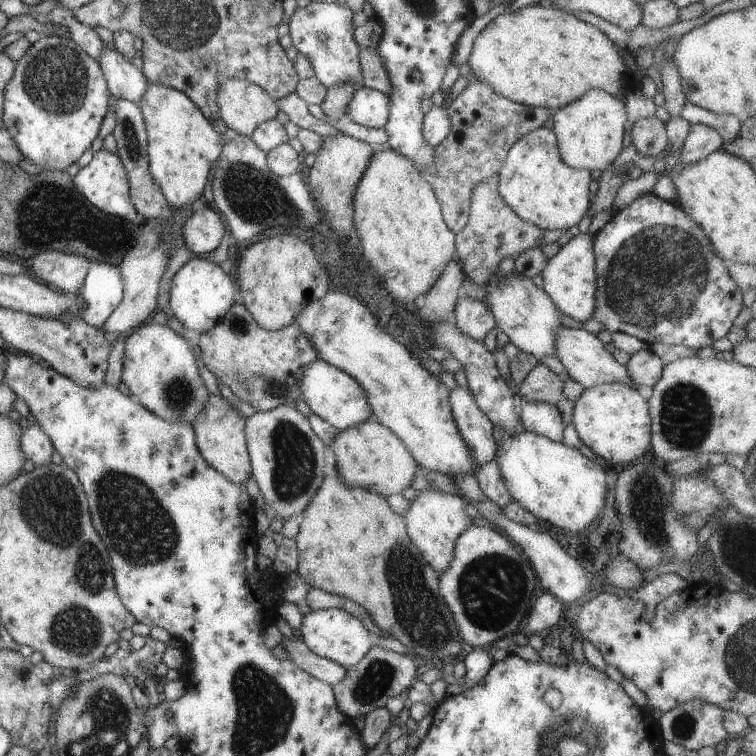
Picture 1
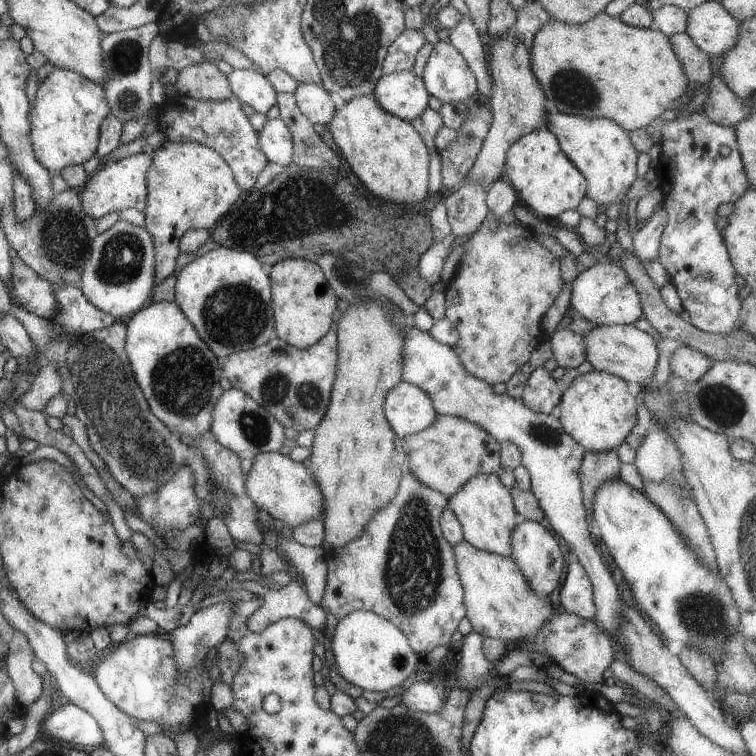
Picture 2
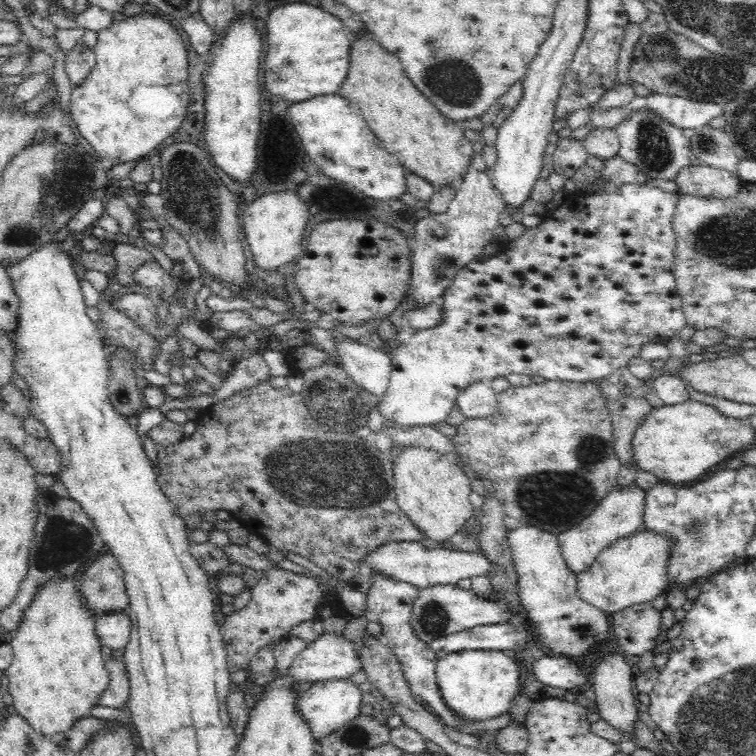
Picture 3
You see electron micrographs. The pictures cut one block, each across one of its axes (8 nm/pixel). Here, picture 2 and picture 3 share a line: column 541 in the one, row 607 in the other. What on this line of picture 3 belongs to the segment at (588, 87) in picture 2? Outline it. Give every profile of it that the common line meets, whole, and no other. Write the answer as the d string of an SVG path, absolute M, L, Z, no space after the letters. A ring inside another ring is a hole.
M76 575L54 576L43 585L26 608L24 617L15 634L8 639L13 651L10 667L4 672L8 676L8 691L13 697L14 710L18 716L42 735L62 735L69 732L78 721L90 715L90 708L98 706L98 696L108 686L109 673L101 654L102 644L96 633L97 615L86 609L84 599L78 591L79 582Z

